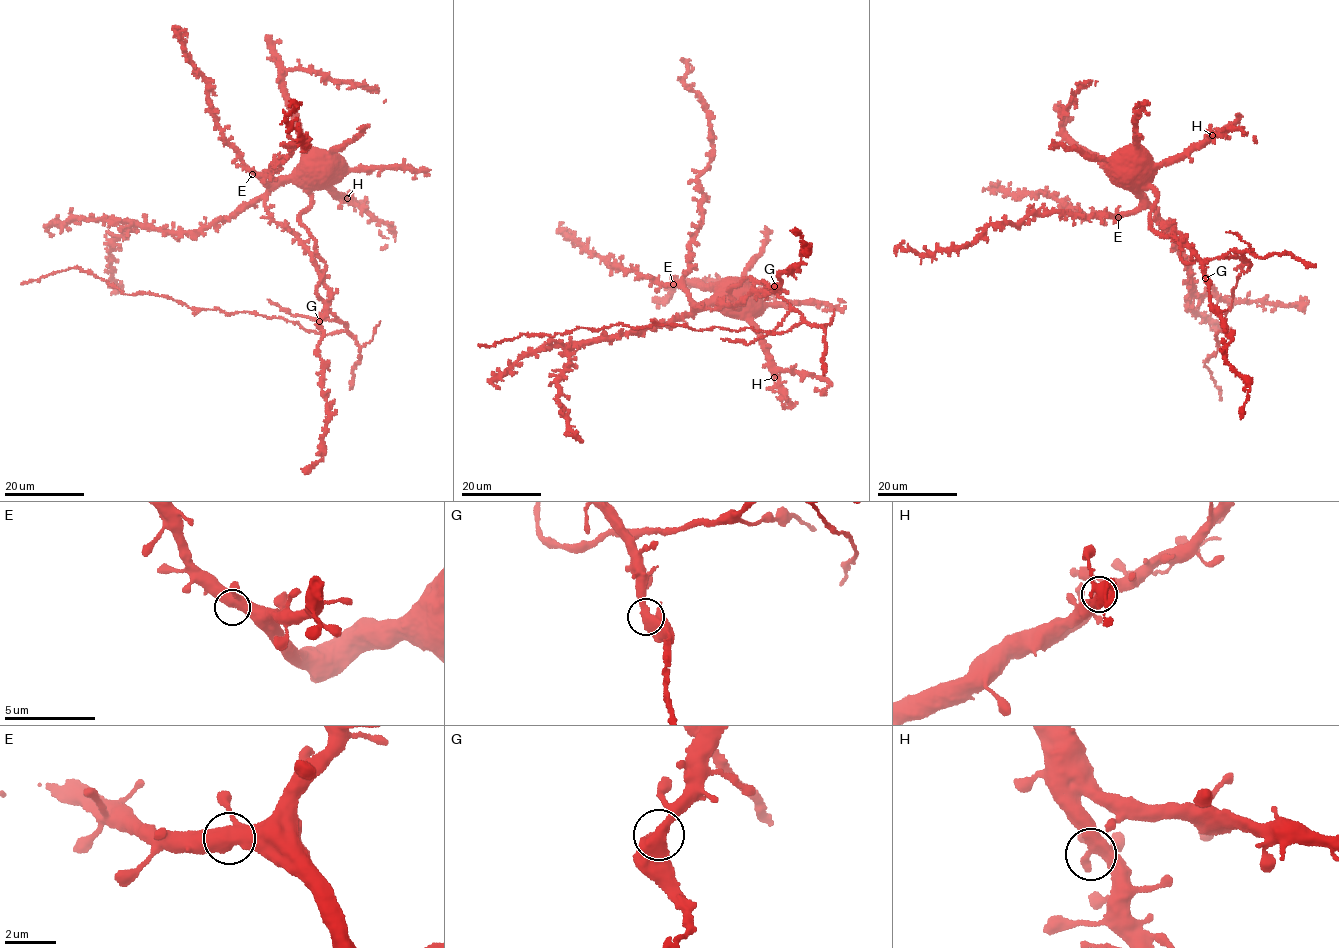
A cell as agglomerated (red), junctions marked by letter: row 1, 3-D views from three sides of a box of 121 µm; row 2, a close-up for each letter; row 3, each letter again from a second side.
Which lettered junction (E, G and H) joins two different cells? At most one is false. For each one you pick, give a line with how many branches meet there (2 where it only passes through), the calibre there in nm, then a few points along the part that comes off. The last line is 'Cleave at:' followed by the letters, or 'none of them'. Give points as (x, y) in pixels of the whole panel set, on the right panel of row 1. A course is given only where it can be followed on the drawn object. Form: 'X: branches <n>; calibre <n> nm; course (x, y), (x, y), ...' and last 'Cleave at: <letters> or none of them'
Cleave at: none of them

